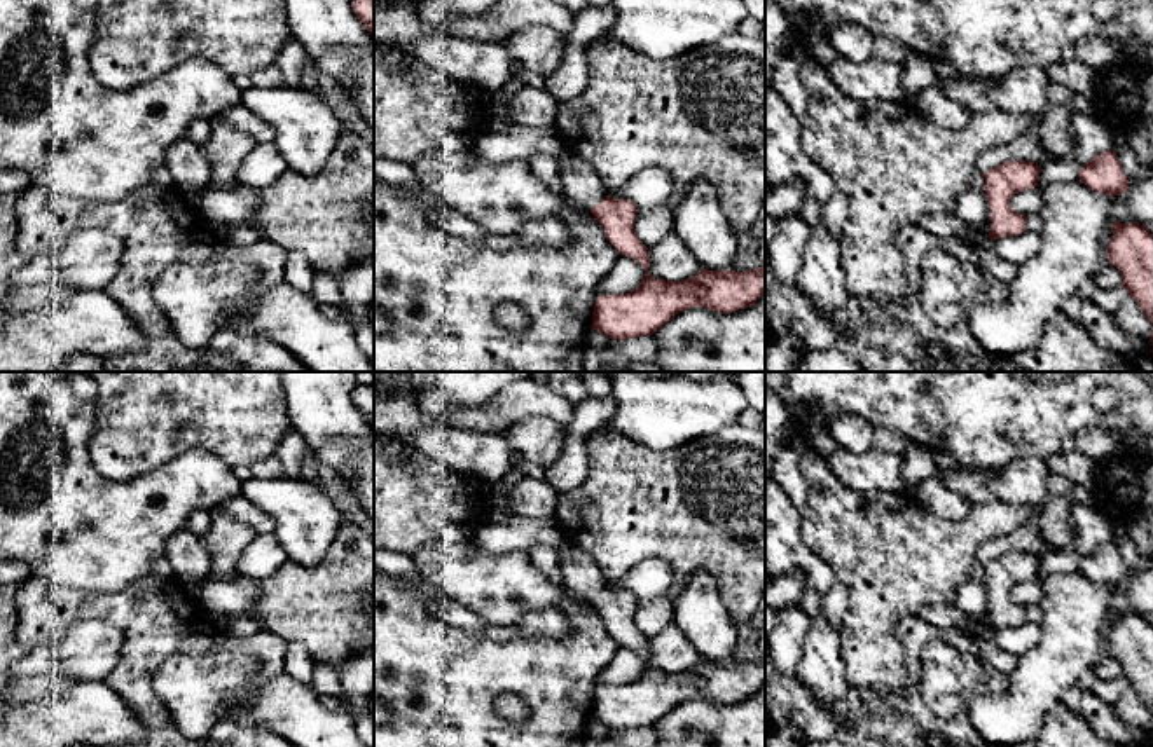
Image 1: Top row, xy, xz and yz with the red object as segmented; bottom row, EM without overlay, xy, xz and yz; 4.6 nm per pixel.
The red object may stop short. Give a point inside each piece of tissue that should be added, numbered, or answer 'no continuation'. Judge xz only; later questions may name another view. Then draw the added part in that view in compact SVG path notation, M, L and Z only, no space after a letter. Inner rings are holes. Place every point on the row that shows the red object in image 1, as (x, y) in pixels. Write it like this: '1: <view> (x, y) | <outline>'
1: xz (580, 184) | M571 154L559 161L559 175L564 195L587 209L597 206L610 192L590 166Z

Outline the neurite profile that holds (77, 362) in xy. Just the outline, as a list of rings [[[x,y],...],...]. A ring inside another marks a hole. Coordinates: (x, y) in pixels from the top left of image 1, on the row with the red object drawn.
[[[73,354],[58,372],[107,372],[105,358],[93,354]]]

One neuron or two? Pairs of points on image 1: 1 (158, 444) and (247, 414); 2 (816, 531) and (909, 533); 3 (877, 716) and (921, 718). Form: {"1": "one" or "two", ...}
{"1": "one", "2": "one", "3": "one"}

